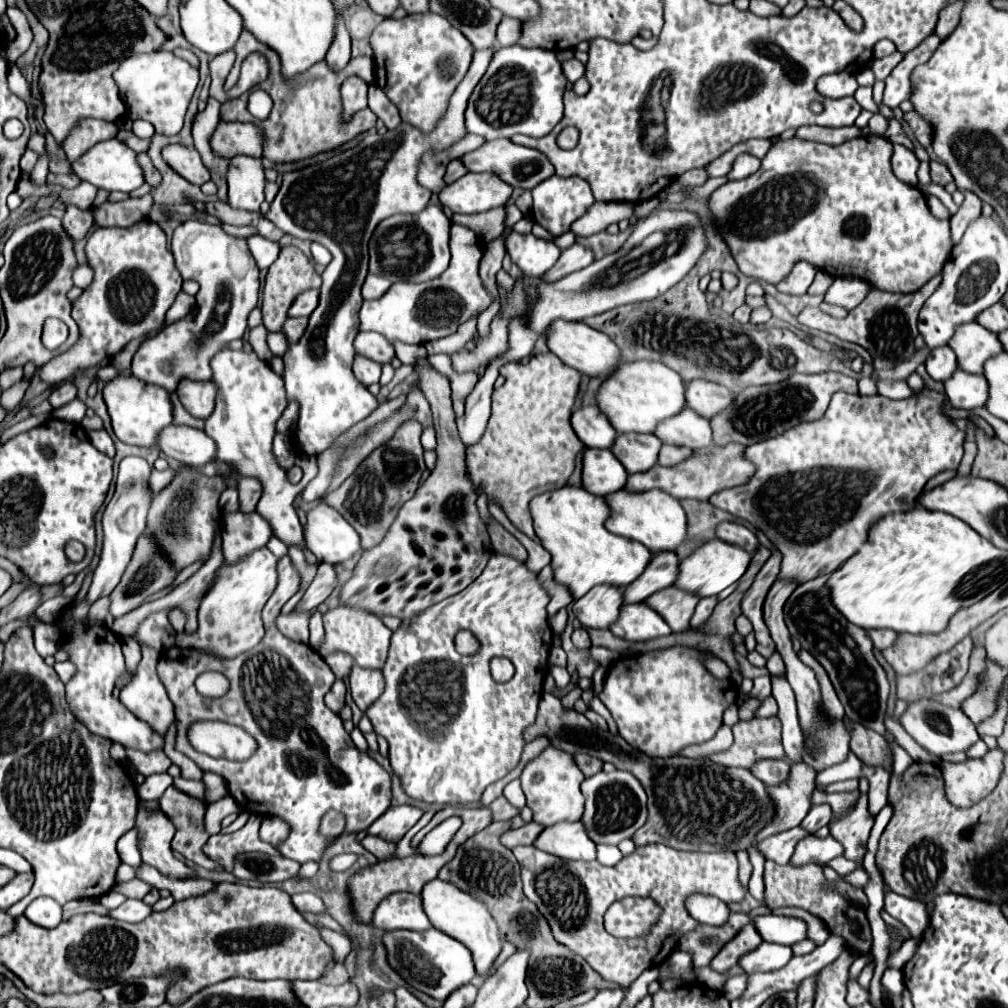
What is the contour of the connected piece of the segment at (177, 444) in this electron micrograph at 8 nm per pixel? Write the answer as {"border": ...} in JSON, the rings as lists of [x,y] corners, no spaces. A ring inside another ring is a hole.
{"border":[[[175,424],[163,428],[159,434],[159,448],[165,456],[171,456],[193,468],[201,468],[203,464],[211,462],[217,452],[215,440],[211,440],[203,430]]]}

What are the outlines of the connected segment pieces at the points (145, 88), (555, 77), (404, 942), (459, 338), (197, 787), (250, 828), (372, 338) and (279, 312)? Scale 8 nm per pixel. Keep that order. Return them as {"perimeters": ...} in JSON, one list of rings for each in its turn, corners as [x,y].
{"perimeters":[[[[157,50],[151,54],[133,54],[125,58],[123,66],[115,70],[113,78],[127,104],[129,118],[147,120],[155,126],[157,134],[173,136],[183,128],[183,118],[197,88],[199,72],[171,52]]],[[[519,44],[499,48],[491,58],[487,72],[475,86],[467,110],[465,124],[471,134],[479,134],[485,140],[511,138],[513,134],[527,134],[541,138],[549,134],[563,118],[563,90],[567,78],[553,50],[523,48]]],[[[391,930],[383,936],[383,942],[387,948],[387,960],[391,968],[399,972],[409,986],[437,1000],[447,1000],[447,996],[455,992],[455,988],[459,988],[461,984],[471,984],[471,980],[477,976],[469,948],[441,930]]],[[[471,318],[465,324],[461,324],[455,334],[447,336],[447,342],[439,342],[439,340],[427,342],[425,348],[427,348],[429,354],[439,354],[439,352],[447,352],[449,354],[449,352],[461,350],[471,338],[475,338],[475,334],[477,334],[477,318]]],[[[179,776],[179,778],[173,780],[173,786],[179,788],[179,790],[183,790],[183,792],[187,792],[187,794],[191,794],[191,796],[203,798],[203,788],[205,788],[203,782],[197,782],[197,780],[185,780],[185,778]]],[[[251,814],[249,822],[241,830],[231,834],[211,836],[203,846],[203,852],[207,852],[209,858],[219,862],[227,872],[233,870],[235,856],[243,852],[263,852],[271,856],[281,856],[281,853],[271,844],[259,838],[259,826],[261,826],[261,816]]],[[[359,332],[355,338],[355,352],[375,362],[391,362],[395,356],[391,344],[377,332]]],[[[285,246],[281,248],[279,258],[271,264],[267,276],[265,276],[265,286],[263,286],[263,302],[261,302],[261,312],[263,312],[263,324],[269,332],[279,332],[285,318],[287,318],[287,308],[295,300],[297,294],[309,290],[309,288],[319,288],[321,286],[321,276],[317,274],[313,262],[295,246]]]]}

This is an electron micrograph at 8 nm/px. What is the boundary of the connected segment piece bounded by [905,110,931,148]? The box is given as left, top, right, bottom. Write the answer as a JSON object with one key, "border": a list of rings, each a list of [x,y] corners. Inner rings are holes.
{"border":[[[911,110],[911,112],[905,114],[905,122],[913,130],[913,134],[921,142],[921,146],[929,148],[931,146],[931,128],[929,128],[929,124],[915,110]]]}

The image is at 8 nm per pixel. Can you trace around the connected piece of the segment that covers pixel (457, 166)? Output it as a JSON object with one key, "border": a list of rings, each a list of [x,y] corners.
{"border":[[[451,160],[451,162],[447,164],[445,182],[447,182],[447,184],[451,184],[451,182],[459,180],[459,178],[461,178],[461,176],[465,176],[465,174],[467,174],[467,166],[465,166],[461,160]]]}

